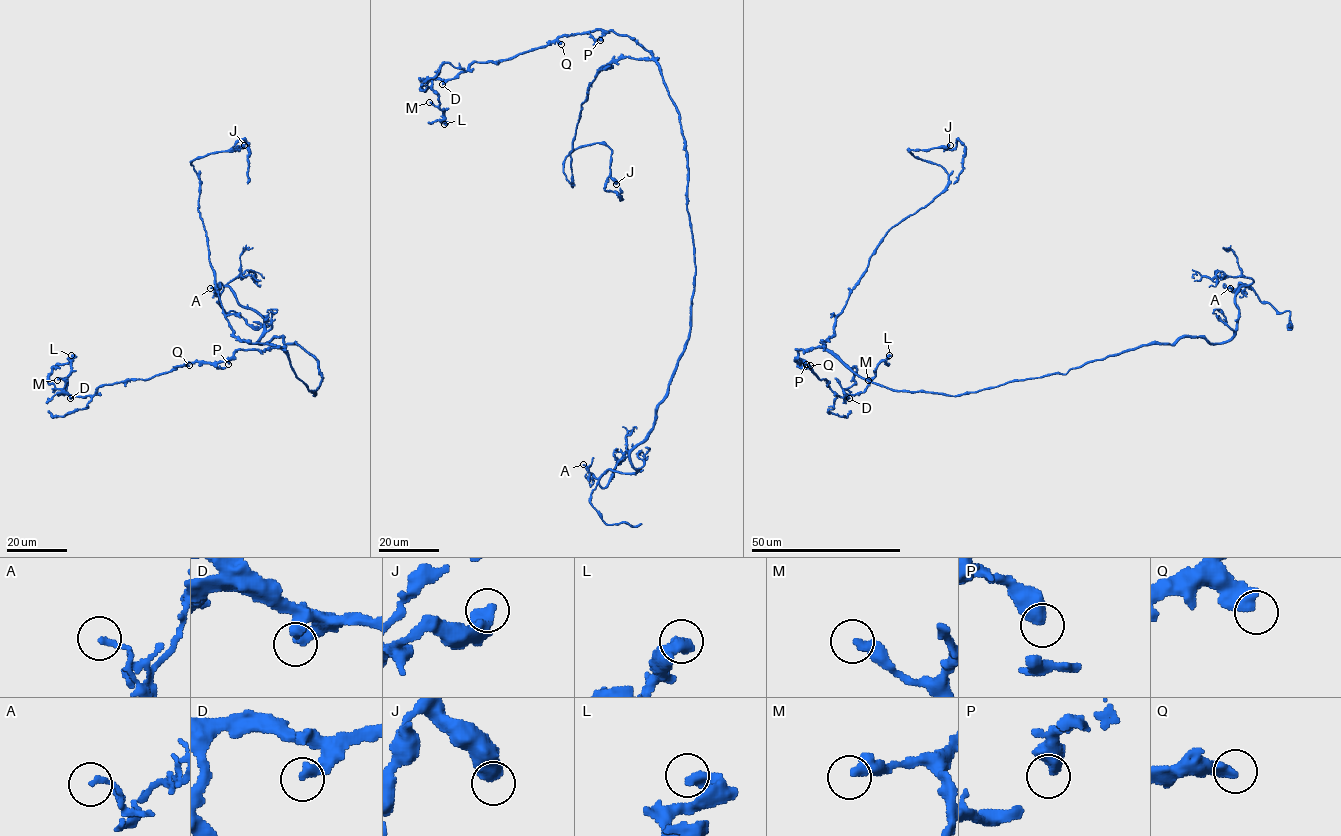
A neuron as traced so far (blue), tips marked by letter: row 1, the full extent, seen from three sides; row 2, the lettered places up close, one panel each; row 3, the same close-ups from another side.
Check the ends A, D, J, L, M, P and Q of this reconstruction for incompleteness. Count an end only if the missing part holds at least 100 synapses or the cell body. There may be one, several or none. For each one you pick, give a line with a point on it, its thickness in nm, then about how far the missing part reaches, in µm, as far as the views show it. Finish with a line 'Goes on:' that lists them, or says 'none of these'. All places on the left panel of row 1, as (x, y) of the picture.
Goes on: none of these

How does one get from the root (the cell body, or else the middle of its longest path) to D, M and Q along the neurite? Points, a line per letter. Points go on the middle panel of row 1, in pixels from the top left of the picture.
D: (682, 133), (652, 55), (612, 30), (561, 35), (506, 59), (473, 62), (442, 84)
M: (682, 133), (652, 55), (612, 30), (473, 62), (434, 79), (440, 104), (429, 102)
Q: (682, 133), (661, 68), (634, 40), (612, 30), (594, 30), (562, 35), (557, 39), (561, 44)

